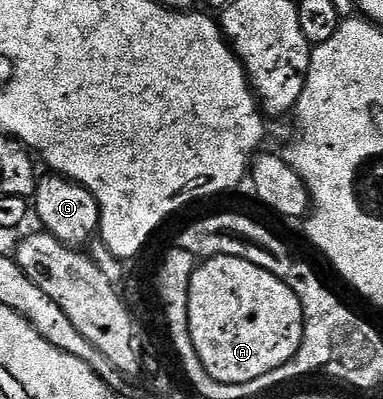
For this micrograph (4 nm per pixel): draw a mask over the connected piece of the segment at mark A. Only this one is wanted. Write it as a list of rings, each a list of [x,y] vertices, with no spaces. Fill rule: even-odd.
[[[232,256],[204,260],[196,267],[189,282],[189,334],[197,350],[197,358],[201,358],[201,366],[217,382],[253,382],[255,378],[284,366],[297,354],[302,332],[303,316],[297,294],[293,294],[281,278],[269,274],[269,270],[261,270],[261,266],[253,266],[253,262]]]

